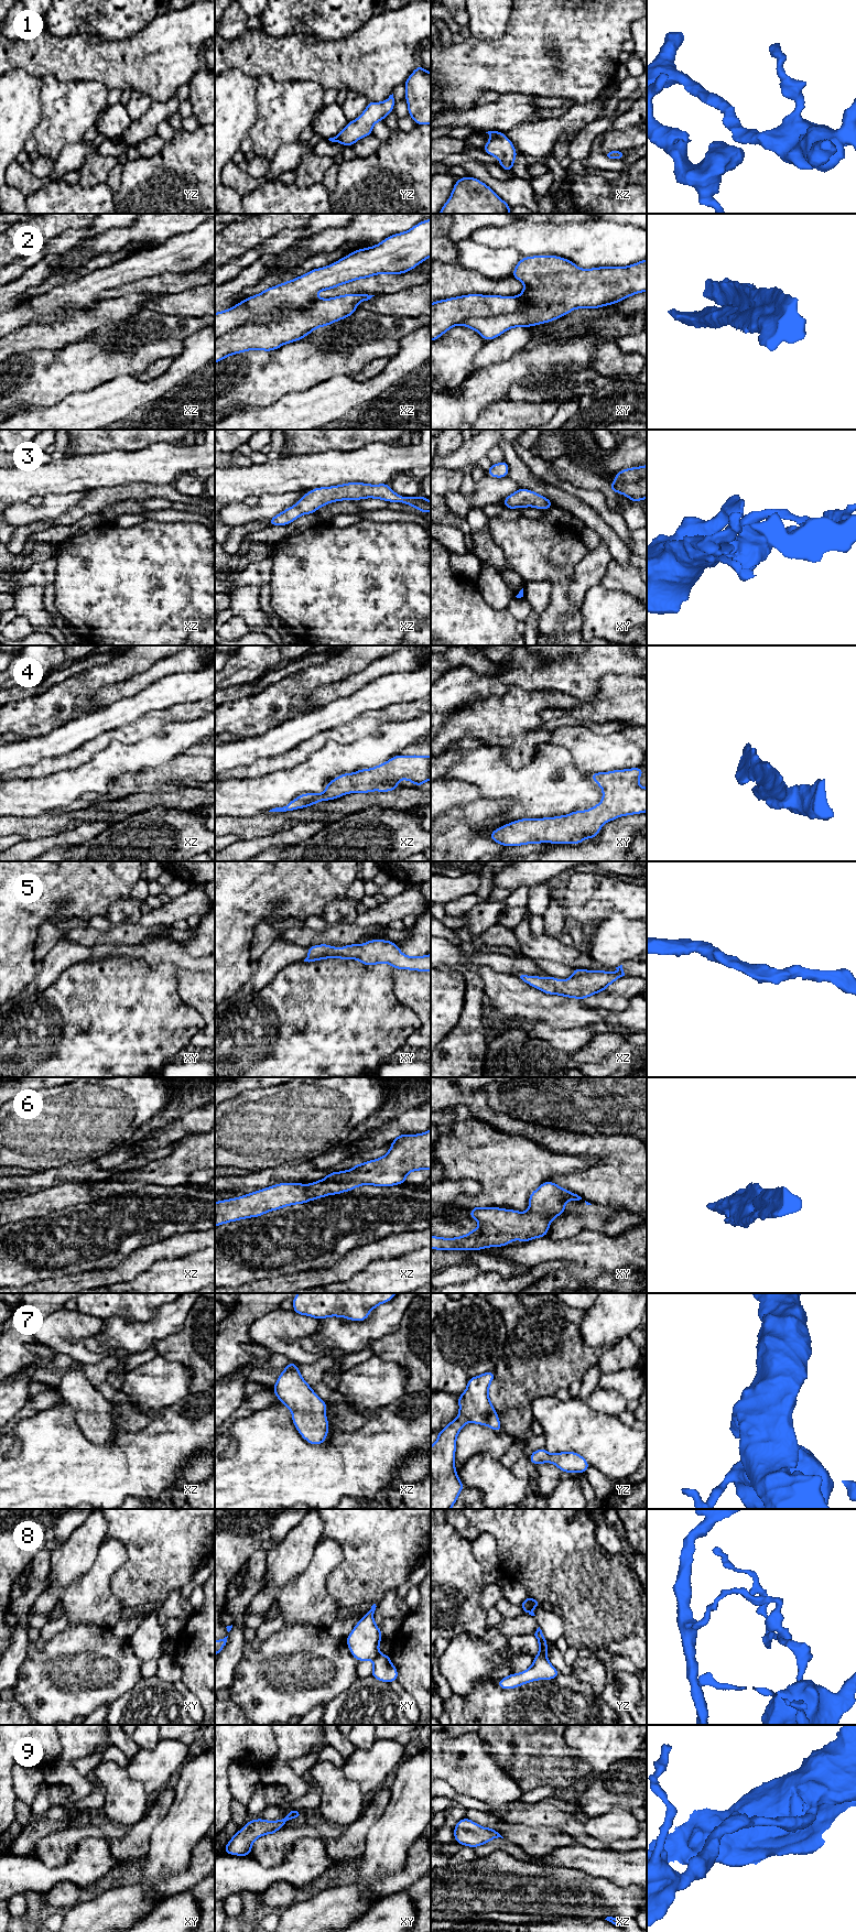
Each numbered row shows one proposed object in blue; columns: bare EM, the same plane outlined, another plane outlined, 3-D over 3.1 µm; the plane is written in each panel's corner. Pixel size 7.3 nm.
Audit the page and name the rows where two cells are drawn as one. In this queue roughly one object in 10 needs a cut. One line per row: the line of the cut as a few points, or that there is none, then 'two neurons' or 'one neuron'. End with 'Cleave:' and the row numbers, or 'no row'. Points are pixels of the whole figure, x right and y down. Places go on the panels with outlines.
1: no cut | one neuron
2: no cut | one neuron
3: no cut | one neuron
4: no cut | one neuron
5: no cut | one neuron
6: no cut | one neuron
7: no cut | one neuron
8: yz (538, 1654), (545, 1658) | two neurons
9: no cut | one neuron
Cleave: 8

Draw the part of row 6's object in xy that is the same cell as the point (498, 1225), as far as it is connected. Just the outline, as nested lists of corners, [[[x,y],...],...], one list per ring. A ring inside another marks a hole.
[[[552,1181],[542,1183],[535,1191],[529,1195],[529,1209],[524,1213],[514,1209],[505,1209],[500,1207],[474,1207],[469,1212],[469,1216],[480,1223],[476,1229],[469,1230],[468,1235],[455,1238],[443,1238],[431,1236],[431,1248],[434,1250],[481,1250],[488,1247],[505,1247],[512,1244],[516,1238],[521,1242],[545,1237],[549,1233],[551,1222],[563,1215],[565,1212],[565,1203],[567,1201],[582,1200],[575,1193],[572,1193]]]

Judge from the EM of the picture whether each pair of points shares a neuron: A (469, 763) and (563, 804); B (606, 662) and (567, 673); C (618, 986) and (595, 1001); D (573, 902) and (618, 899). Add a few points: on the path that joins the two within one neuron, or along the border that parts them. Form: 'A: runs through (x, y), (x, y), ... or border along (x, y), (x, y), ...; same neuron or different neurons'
A: runs through (492, 778), (528, 789), (540, 789); same neuron
B: runs through (596, 662), (582, 673), (577, 673); same neuron
C: runs through (614, 992), (607, 999), (602, 1000); same neuron
D: runs through (584, 899), (607, 899); same neuron

